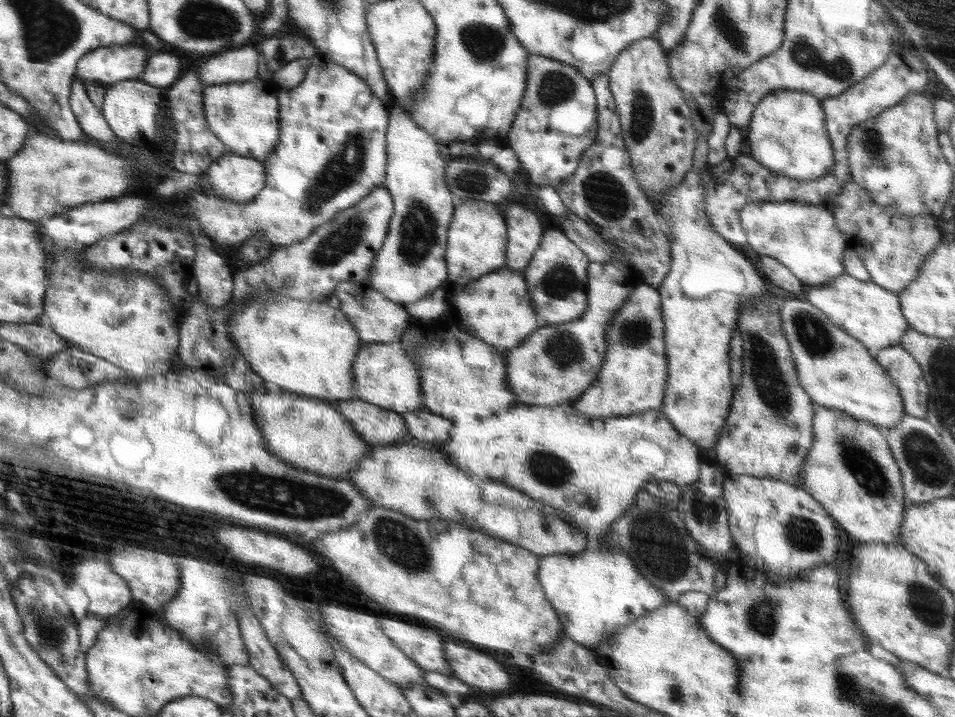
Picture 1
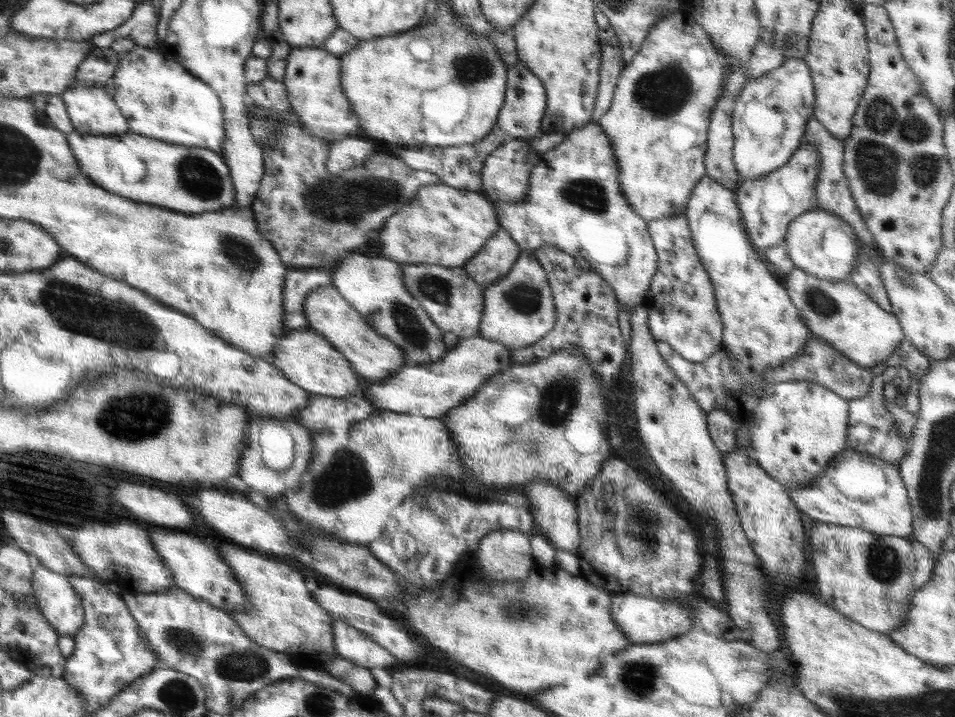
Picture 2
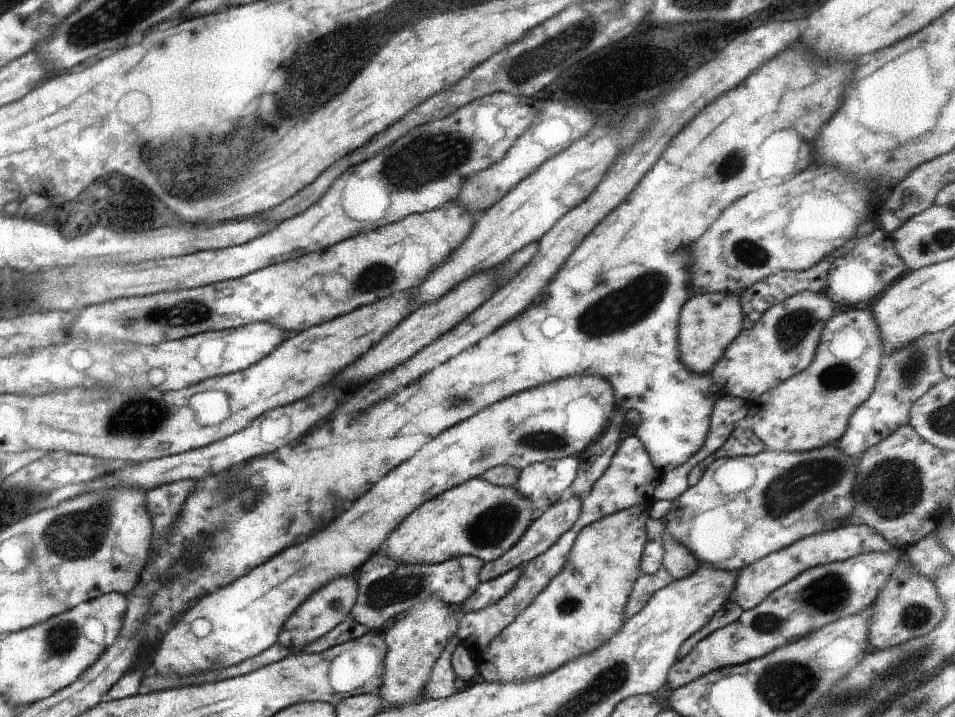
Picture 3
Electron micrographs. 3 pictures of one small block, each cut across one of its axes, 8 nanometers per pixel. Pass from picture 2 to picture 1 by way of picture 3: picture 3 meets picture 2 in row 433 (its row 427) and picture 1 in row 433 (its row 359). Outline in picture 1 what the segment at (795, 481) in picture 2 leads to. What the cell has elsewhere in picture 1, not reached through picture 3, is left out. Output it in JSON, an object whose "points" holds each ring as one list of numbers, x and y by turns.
{"points":[[817,406,813,416,812,448,800,472,800,488,812,495,836,525,855,540,901,545,900,528,904,522,904,510,910,504,904,499,900,467,894,461,884,430,875,424,857,419,838,409]]}

